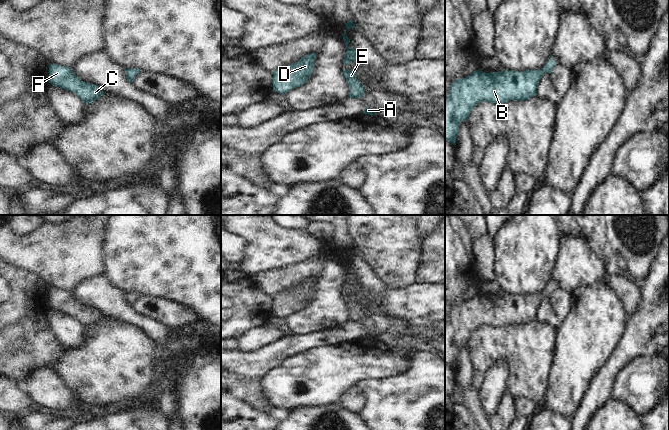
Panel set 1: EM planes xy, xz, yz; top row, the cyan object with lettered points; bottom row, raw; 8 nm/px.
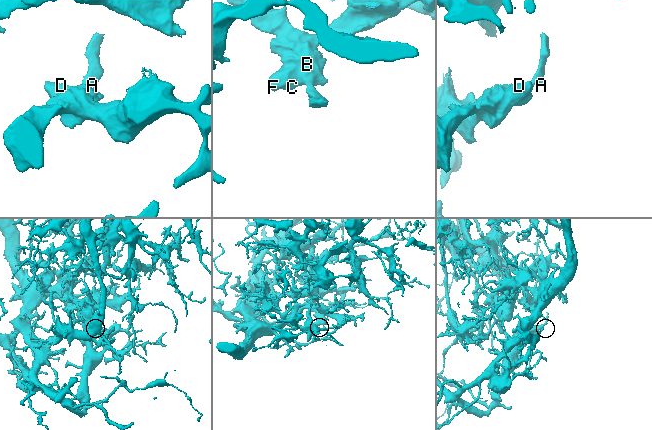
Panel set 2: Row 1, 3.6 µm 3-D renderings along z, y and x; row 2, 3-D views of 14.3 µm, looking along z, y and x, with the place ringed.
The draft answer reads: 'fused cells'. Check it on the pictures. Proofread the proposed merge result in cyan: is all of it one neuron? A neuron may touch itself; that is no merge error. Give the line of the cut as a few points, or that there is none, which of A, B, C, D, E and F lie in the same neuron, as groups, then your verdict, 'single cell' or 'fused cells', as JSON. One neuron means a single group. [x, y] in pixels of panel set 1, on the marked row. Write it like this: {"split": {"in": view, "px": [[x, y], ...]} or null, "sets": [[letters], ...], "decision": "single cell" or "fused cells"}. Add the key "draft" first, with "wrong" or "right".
{"draft": "wrong", "split": null, "sets": [["A", "B", "C", "D", "E", "F"]], "decision": "single cell"}

